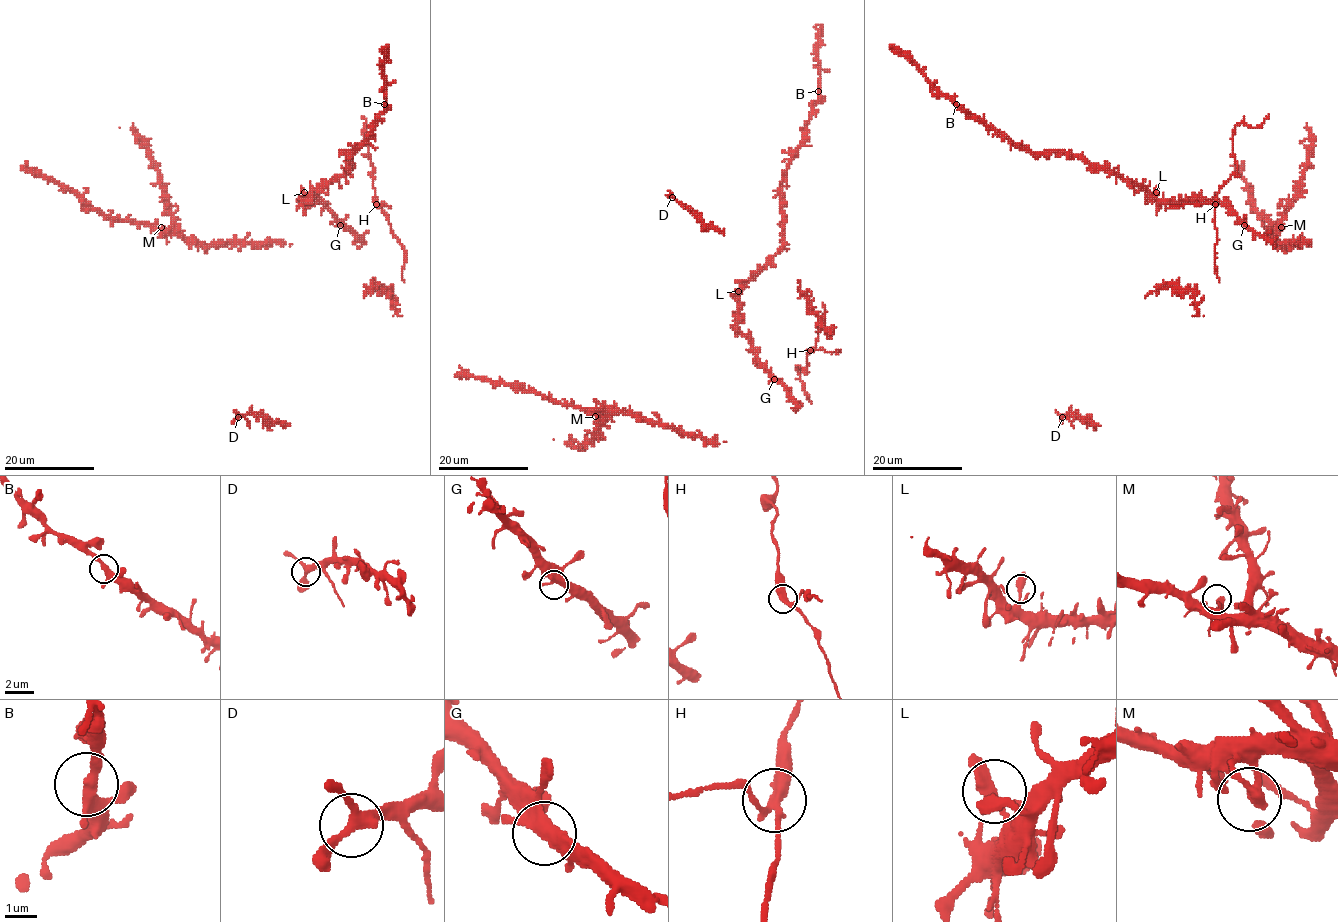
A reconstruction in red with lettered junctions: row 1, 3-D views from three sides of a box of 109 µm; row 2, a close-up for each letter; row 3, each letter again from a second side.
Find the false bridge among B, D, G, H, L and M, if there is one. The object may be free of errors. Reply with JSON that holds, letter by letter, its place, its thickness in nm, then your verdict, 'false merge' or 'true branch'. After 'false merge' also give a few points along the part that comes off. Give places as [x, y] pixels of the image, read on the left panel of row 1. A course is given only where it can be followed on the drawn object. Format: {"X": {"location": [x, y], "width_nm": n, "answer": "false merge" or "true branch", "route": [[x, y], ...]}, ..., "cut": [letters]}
{"B": {"location": [384, 104], "width_nm": 280, "answer": "true branch"}, "D": {"location": [238, 417], "width_nm": 280, "answer": "true branch"}, "G": {"location": [340, 225], "width_nm": 380, "answer": "true branch"}, "H": {"location": [376, 204], "width_nm": 320, "answer": "false merge", "route": [[375, 204], [382, 203], [389, 208]]}, "L": {"location": [304, 192], "width_nm": 360, "answer": "true branch"}, "M": {"location": [161, 227], "width_nm": 280, "answer": "true branch"}, "cut": ["H"]}

